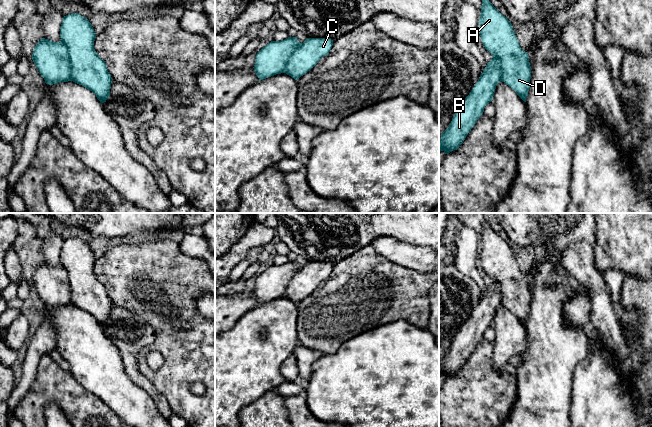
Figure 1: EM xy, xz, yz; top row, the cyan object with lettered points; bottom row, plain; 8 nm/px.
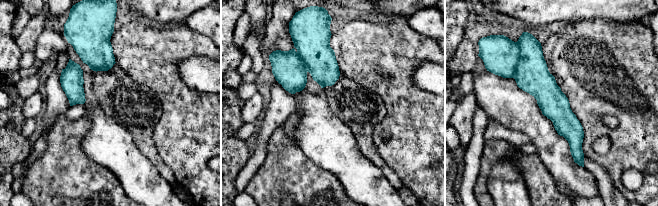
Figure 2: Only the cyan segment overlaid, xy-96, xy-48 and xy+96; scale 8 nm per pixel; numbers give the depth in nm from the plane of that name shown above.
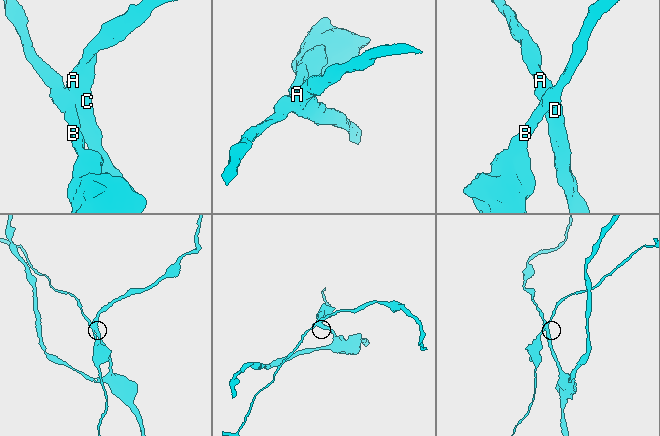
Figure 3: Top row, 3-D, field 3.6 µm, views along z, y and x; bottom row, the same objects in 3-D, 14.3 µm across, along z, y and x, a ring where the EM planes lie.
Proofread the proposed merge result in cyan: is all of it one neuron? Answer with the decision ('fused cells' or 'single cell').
fused cells

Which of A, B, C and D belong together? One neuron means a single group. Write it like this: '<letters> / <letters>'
A C D / B

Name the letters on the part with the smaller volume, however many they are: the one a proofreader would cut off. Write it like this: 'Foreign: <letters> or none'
Foreign: B

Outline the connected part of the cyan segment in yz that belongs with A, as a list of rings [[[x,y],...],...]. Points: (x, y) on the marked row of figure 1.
[[[482,0],[479,18],[482,44],[501,65],[501,81],[526,102],[531,66],[528,53],[519,45],[511,22],[489,0]]]

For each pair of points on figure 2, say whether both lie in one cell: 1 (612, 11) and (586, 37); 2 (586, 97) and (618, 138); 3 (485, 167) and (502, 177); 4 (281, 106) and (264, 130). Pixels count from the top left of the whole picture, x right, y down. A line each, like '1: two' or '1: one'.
1: two
2: one
3: two
4: one

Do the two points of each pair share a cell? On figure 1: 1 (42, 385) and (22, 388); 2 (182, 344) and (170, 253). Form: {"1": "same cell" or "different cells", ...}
{"1": "different cells", "2": "same cell"}

